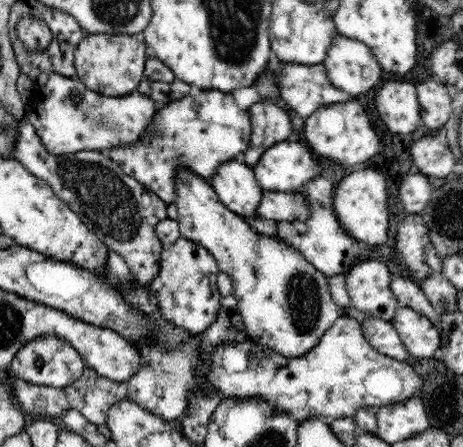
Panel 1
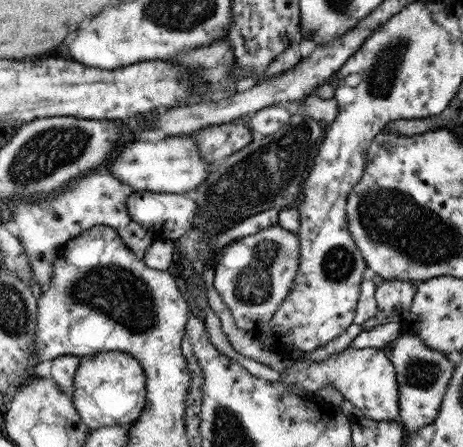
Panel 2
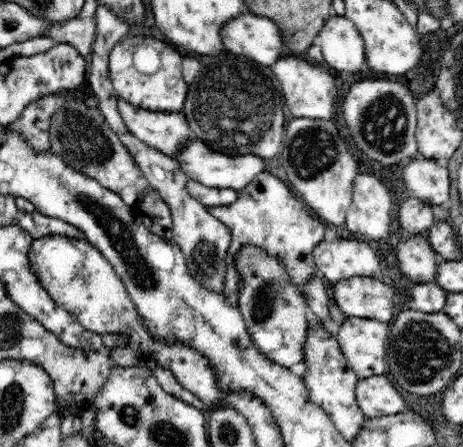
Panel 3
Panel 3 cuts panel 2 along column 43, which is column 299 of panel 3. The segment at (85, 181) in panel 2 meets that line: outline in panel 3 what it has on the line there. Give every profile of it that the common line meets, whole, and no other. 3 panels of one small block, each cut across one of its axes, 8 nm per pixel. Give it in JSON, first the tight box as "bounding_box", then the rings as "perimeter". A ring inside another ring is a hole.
{"bounding_box":[206,174,326,300],"perimeter":[[[258,174],[246,188],[242,188],[238,200],[230,206],[208,206],[206,212],[216,218],[220,224],[224,224],[230,232],[230,250],[224,256],[224,262],[228,266],[228,270],[224,272],[224,288],[222,294],[226,294],[232,300],[238,300],[238,284],[240,278],[238,274],[232,270],[234,266],[234,256],[240,252],[240,246],[244,244],[252,244],[252,246],[260,246],[266,252],[270,252],[272,256],[278,256],[292,282],[300,284],[302,288],[316,276],[320,274],[316,262],[314,262],[314,248],[320,246],[324,242],[324,234],[326,234],[326,224],[322,224],[320,220],[312,218],[308,212],[308,206],[302,202],[302,198],[296,198],[292,194],[292,190],[286,186],[284,178],[276,178],[274,174]]]}

